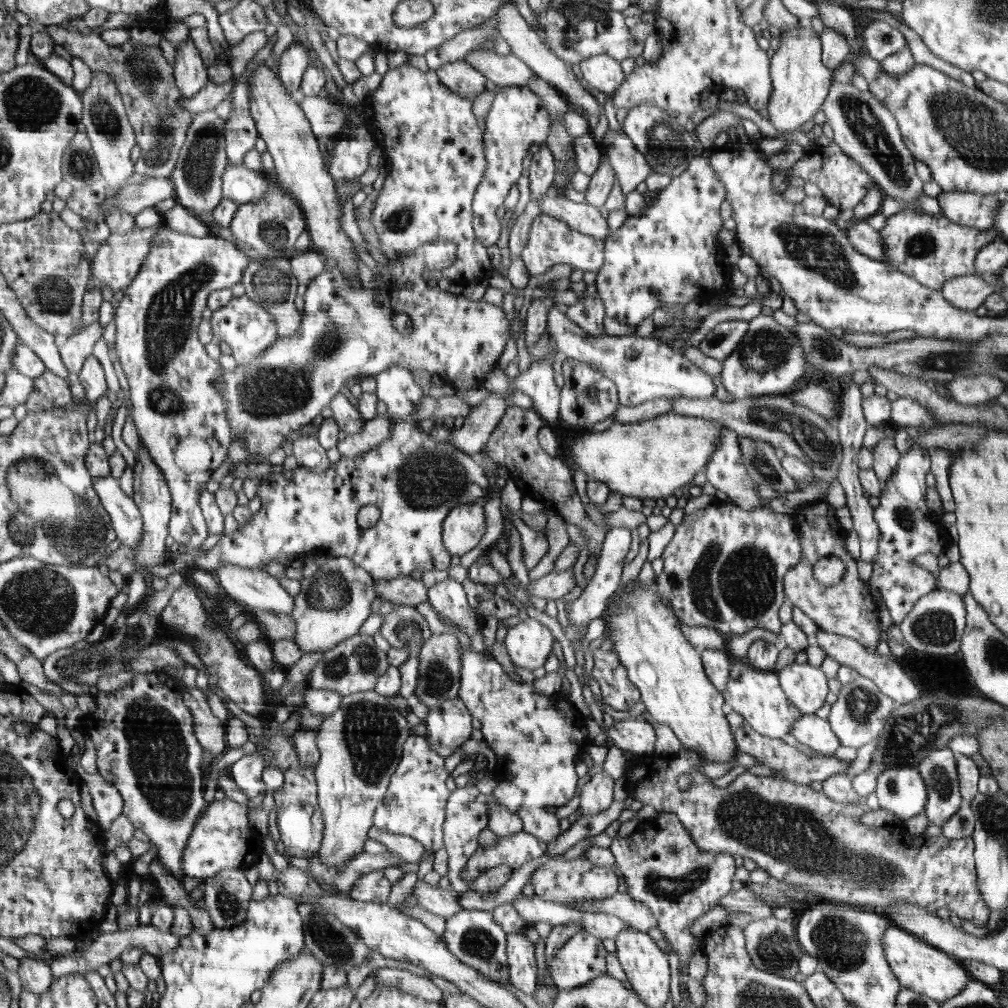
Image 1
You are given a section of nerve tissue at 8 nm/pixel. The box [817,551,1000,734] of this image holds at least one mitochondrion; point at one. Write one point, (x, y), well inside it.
(933, 630)

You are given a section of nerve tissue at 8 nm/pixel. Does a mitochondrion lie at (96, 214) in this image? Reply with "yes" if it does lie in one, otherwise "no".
no

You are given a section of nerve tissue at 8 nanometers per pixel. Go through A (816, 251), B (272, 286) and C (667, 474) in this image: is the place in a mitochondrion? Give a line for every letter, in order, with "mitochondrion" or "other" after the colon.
A: mitochondrion
B: mitochondrion
C: other

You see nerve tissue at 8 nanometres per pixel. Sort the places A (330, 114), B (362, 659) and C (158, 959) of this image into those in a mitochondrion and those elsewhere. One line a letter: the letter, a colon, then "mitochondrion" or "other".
A: mitochondrion
B: mitochondrion
C: other

